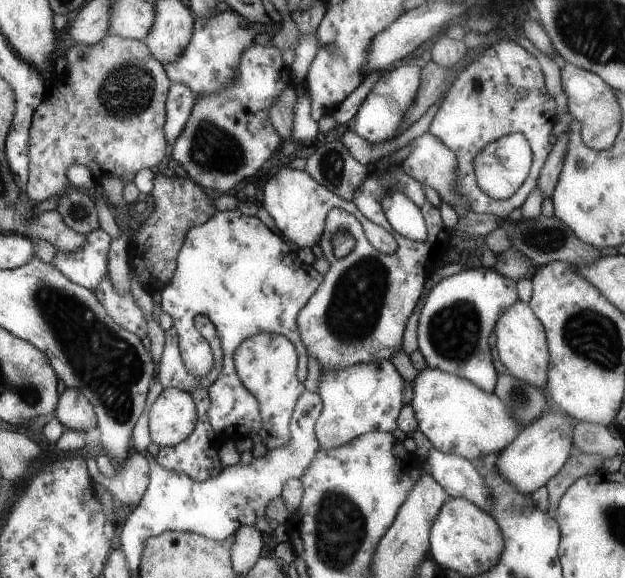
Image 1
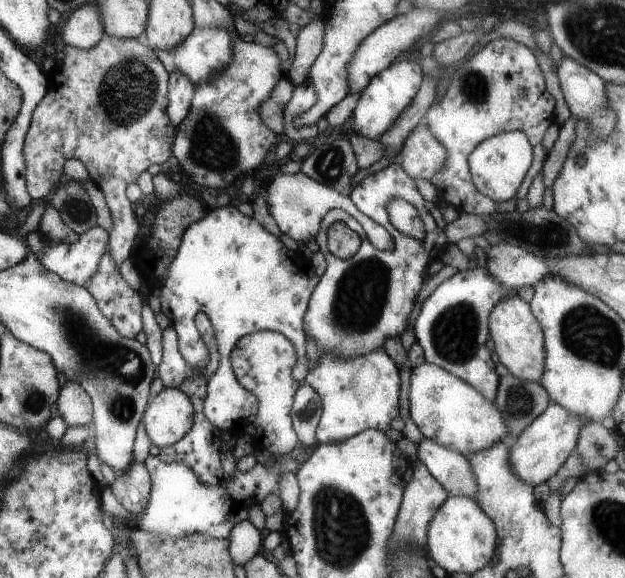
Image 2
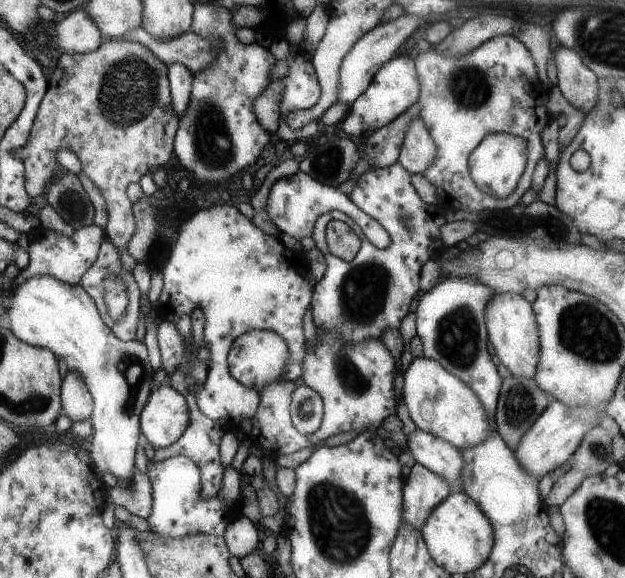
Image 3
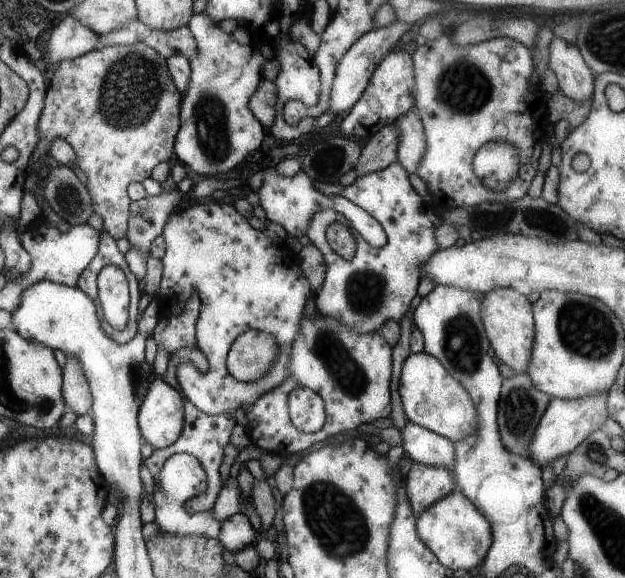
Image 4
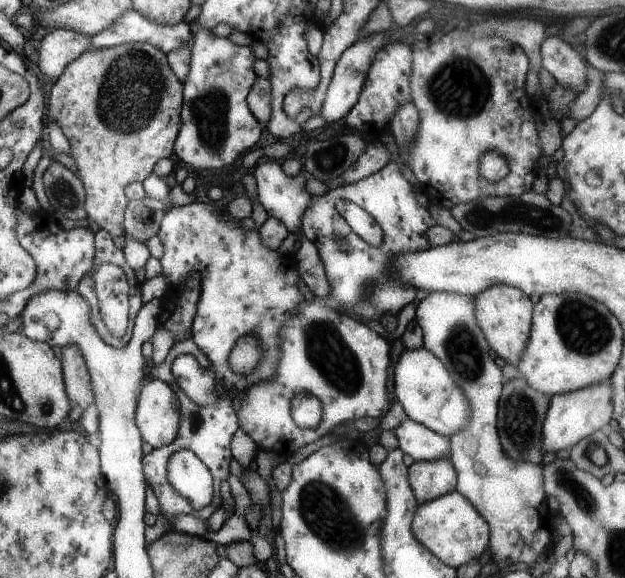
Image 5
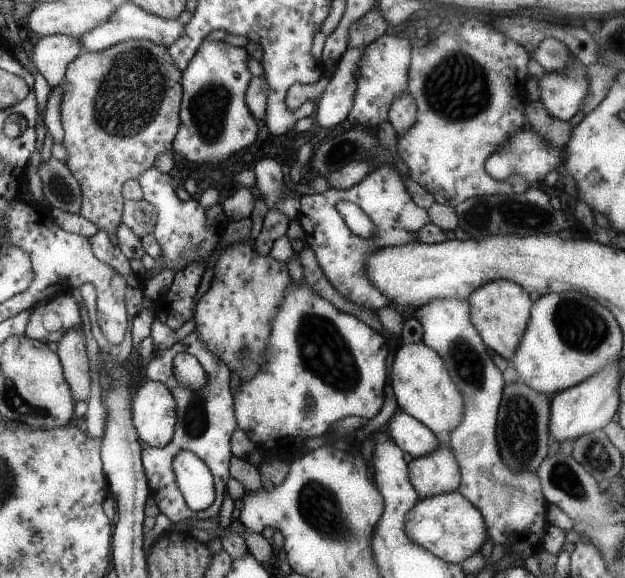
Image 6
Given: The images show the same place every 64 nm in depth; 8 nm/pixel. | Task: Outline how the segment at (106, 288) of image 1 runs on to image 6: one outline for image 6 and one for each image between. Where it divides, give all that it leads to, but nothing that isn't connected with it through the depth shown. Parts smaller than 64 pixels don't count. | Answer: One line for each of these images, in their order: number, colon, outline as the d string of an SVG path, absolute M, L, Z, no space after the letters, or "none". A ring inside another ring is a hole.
2: M111 252L103 256L99 272L87 288L125 338L135 338L143 330L143 296L125 282Z
3: M107 240L103 244L103 248L101 248L99 260L91 266L91 270L83 278L81 286L85 286L89 290L89 294L97 300L97 306L101 310L101 316L113 328L113 332L121 340L133 342L133 338L137 336L137 330L139 330L139 320L141 320L141 296L143 296L143 290L139 286L135 274L125 272L121 266L123 266L123 262L121 262L121 250L111 240ZM109 270L115 270L115 274L121 280L125 280L125 286L127 286L127 292L129 292L129 302L131 304L129 304L123 320L117 320L111 314L111 310L109 310L107 290L105 290L105 276L107 276Z
4: M103 230L101 234L101 250L99 250L99 256L89 264L89 268L81 274L81 280L79 280L79 288L85 290L87 294L93 296L93 302L97 302L99 306L99 316L103 320L103 326L107 326L107 316L105 316L105 310L103 310L103 300L101 300L101 288L99 288L99 278L103 274L103 270L109 266L109 264L121 264L129 282L131 282L131 322L125 330L121 332L113 332L111 326L105 328L105 332L115 338L119 344L127 344L127 342L133 342L133 338L139 334L139 302L141 302L141 286L139 286L139 278L137 274L131 270L129 264L125 264L125 256L121 254L119 250L119 244L117 244L117 238L113 238L107 230Z
5: M99 230L97 232L97 258L95 258L95 264L101 268L103 264L115 264L115 266L123 266L123 270L127 272L129 276L129 282L131 282L131 324L129 324L129 330L123 338L115 338L109 330L109 326L105 324L105 318L101 314L101 300L99 300L99 294L97 294L97 282L93 280L93 276L85 276L83 282L77 286L77 290L85 296L89 296L89 302L91 302L91 310L93 310L93 322L99 330L99 334L105 338L107 344L115 346L115 348L127 348L135 336L135 326L139 322L139 314L145 306L143 302L143 296L141 296L141 286L139 280L137 280L137 274L135 274L135 268L127 262L127 254L125 250L119 250L115 246L115 236L107 230Z
6: M97 230L97 234L91 238L91 242L93 242L93 250L95 250L95 254L97 254L97 256L99 256L105 264L113 266L115 270L119 270L119 272L121 272L121 274L129 280L127 304L129 304L129 320L131 320L131 328L129 328L129 332L127 332L125 340L123 340L119 346L115 346L115 344L113 344L113 342L105 336L105 332L103 332L103 328L101 328L101 320L99 320L99 296L97 296L97 286L95 286L95 284L85 284L85 288L81 290L81 294L87 298L87 310L89 310L89 320L91 320L91 332L93 332L93 338L97 340L97 344L99 344L101 352L107 352L107 356L117 358L117 364L121 366L121 364L125 364L125 362L129 360L129 356L133 354L133 348L135 348L135 330L133 330L133 324L135 324L135 322L139 322L139 314L145 310L145 308L143 308L143 302L145 302L145 294L143 294L143 290L145 290L145 280L147 280L147 278L137 276L137 274L133 272L133 266L131 266L129 258L123 254L121 246L115 246L115 244L113 244L111 234L109 234L107 230Z

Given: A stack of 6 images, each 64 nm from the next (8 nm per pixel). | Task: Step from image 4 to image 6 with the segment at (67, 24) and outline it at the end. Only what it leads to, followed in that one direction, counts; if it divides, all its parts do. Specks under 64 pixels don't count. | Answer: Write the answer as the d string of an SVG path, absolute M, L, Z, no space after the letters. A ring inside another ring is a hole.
M53 34L47 38L41 38L39 44L33 48L31 60L37 66L39 74L45 76L51 88L57 88L65 82L69 64L85 54L83 40L75 36L65 34Z

